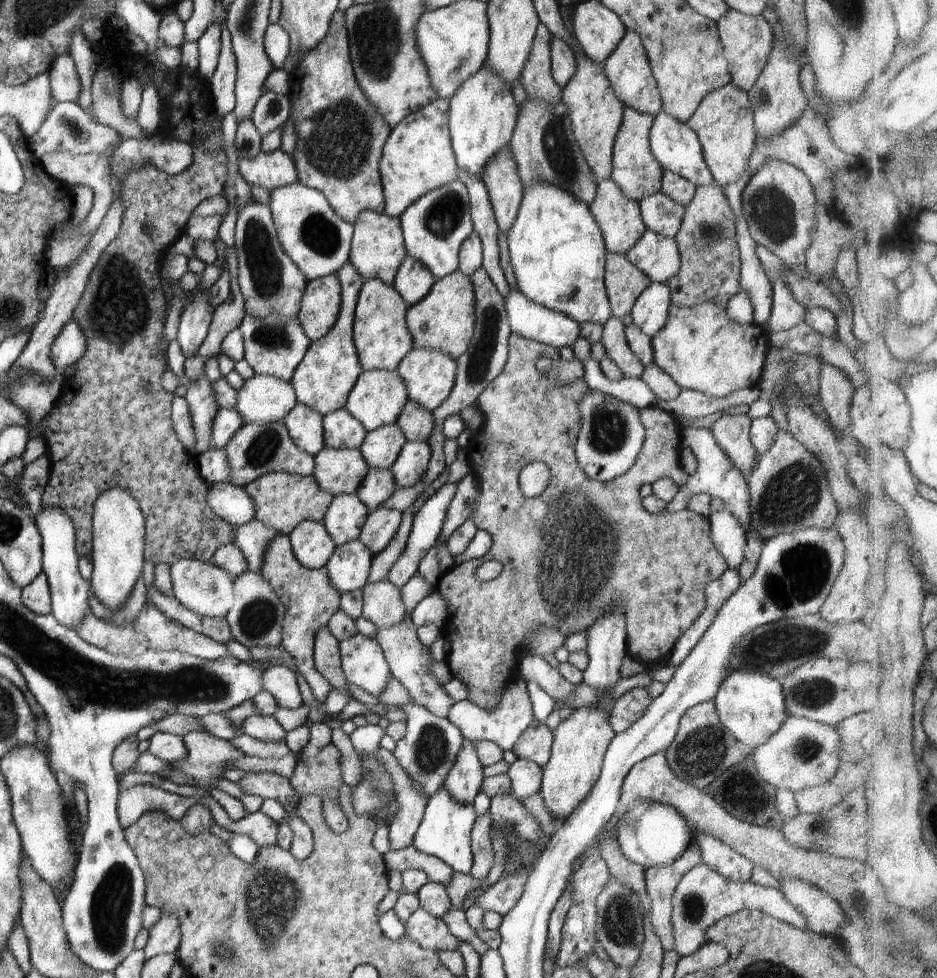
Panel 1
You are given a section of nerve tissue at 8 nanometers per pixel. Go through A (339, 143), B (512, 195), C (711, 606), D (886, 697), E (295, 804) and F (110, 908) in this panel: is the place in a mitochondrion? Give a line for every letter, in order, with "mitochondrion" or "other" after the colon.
A: mitochondrion
B: other
C: other
D: other
E: other
F: mitochondrion

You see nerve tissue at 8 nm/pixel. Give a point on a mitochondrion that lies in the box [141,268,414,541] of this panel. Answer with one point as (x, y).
(263, 448)

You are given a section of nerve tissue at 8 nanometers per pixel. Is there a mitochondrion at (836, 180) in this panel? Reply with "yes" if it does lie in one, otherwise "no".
no

